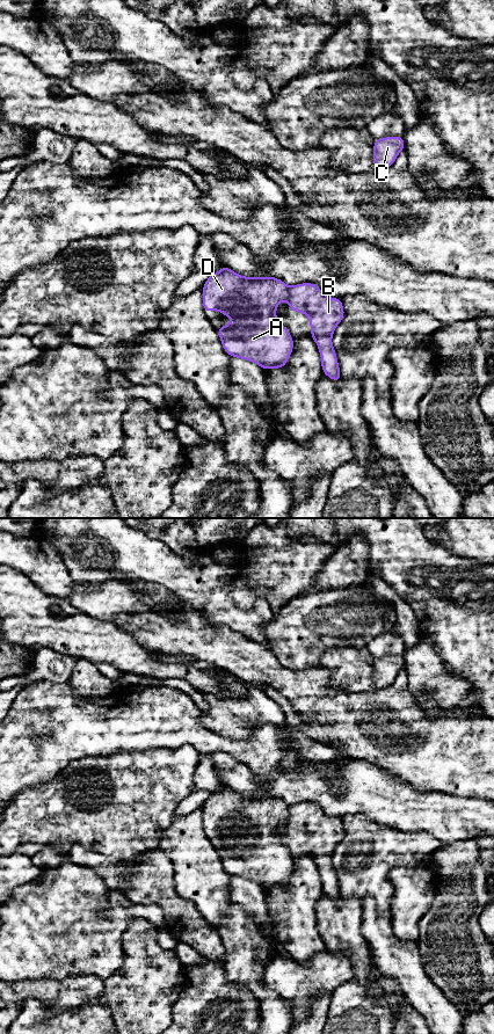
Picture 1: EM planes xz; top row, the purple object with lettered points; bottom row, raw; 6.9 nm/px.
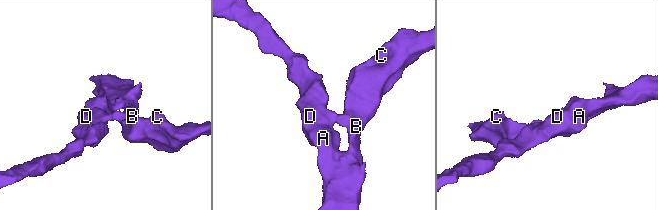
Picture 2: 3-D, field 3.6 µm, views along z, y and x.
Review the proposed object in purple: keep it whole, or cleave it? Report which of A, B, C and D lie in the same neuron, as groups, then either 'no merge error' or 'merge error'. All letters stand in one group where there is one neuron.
A D / B C | merge error

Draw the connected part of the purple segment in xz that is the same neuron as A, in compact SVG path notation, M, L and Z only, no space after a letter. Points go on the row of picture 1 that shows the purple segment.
M224 265L203 284L204 312L219 311L233 320L217 330L223 349L231 357L250 361L263 370L285 367L293 349L293 340L289 330L275 314L281 300L286 299L289 286L271 276L245 277Z

